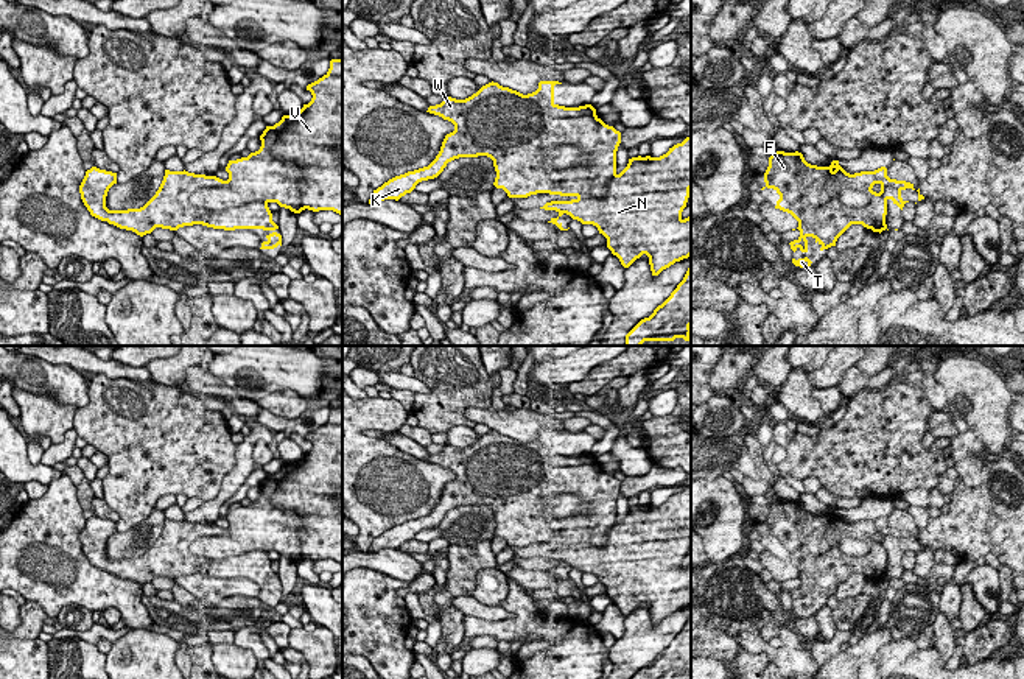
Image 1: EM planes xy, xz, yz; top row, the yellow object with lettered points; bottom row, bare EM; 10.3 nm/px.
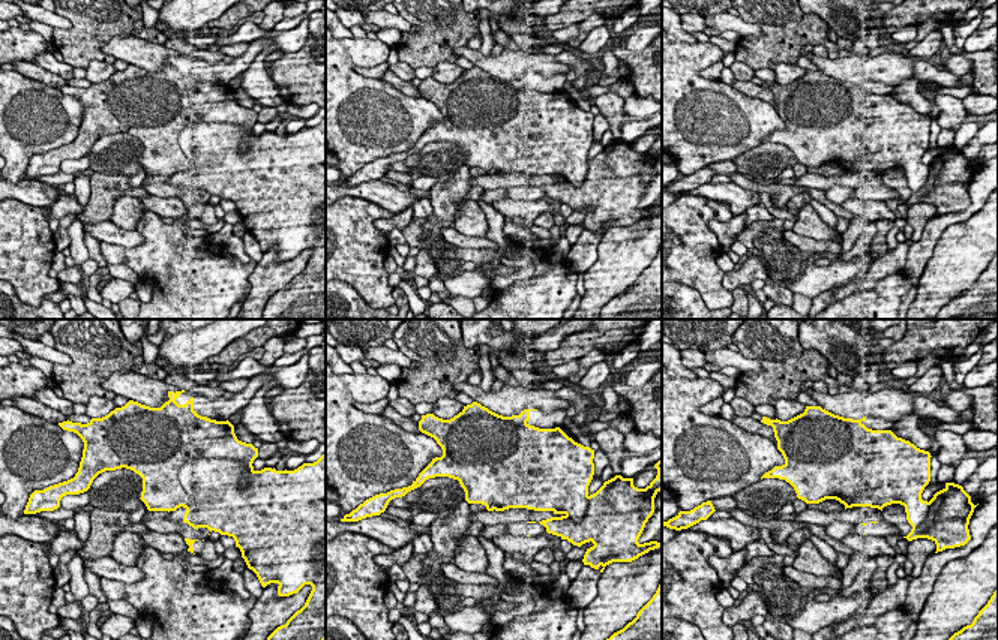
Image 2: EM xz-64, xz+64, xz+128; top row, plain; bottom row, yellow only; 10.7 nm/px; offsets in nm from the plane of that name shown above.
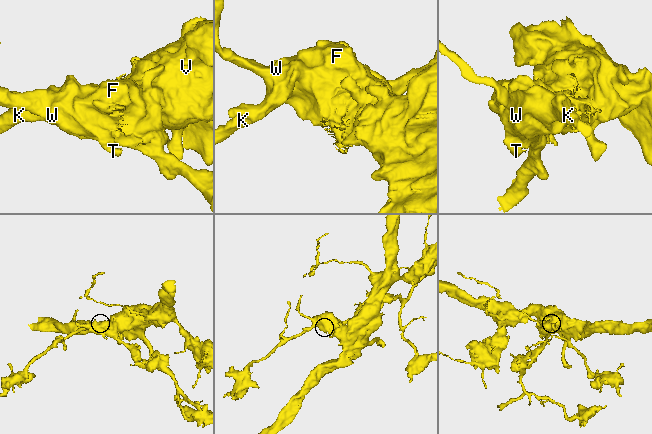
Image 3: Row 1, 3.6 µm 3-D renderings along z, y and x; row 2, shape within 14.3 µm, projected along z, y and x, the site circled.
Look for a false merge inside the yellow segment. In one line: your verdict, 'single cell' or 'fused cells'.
fused cells

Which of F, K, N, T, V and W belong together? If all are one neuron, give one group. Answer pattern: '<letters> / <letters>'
F K T W / N V

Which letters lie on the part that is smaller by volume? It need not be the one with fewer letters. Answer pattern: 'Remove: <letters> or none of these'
Remove: F, K, T, W

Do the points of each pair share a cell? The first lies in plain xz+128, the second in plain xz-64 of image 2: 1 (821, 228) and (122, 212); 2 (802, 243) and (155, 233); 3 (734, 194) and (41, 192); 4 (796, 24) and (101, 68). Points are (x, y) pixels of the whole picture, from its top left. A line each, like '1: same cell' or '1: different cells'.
1: same cell
2: different cells
3: same cell
4: different cells

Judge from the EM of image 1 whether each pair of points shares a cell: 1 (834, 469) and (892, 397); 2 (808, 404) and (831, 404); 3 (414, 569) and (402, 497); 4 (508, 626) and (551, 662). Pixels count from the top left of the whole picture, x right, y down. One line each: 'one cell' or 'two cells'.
1: one cell
2: two cells
3: two cells
4: one cell

